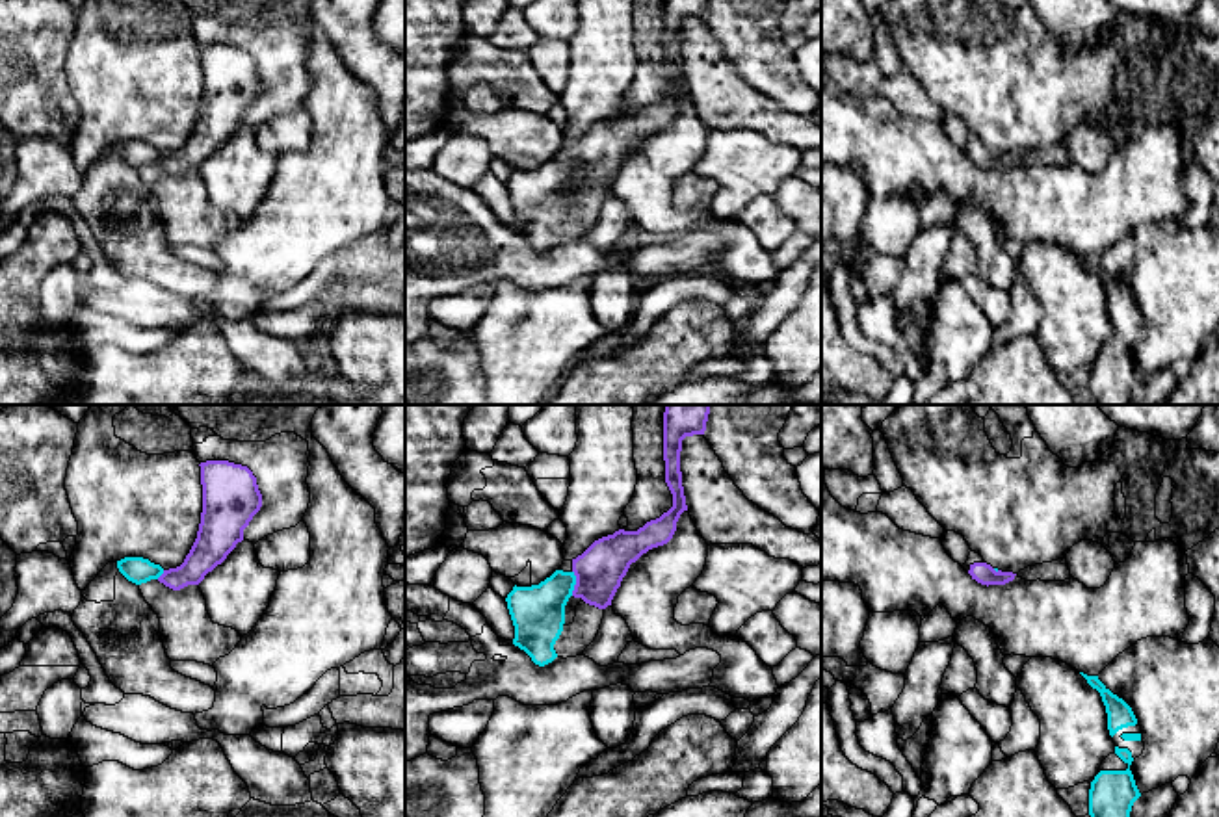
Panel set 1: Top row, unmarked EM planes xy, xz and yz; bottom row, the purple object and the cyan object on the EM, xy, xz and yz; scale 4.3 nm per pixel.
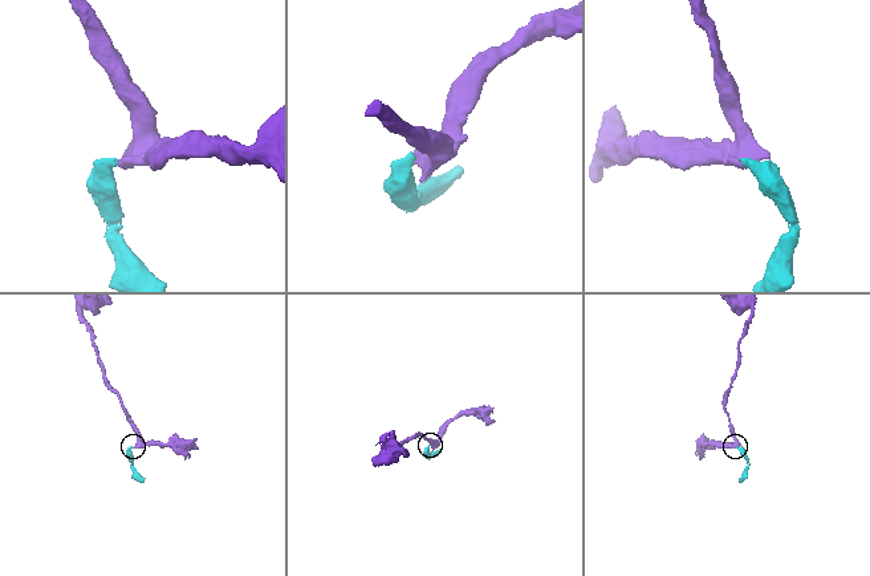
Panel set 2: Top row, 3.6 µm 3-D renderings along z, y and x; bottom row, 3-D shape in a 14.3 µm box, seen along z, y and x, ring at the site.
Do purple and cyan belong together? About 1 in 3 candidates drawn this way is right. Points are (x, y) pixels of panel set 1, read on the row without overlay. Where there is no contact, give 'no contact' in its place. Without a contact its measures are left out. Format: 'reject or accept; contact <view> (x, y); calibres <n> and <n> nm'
accept; contact xz (576, 168); calibres 220 and 240 nm

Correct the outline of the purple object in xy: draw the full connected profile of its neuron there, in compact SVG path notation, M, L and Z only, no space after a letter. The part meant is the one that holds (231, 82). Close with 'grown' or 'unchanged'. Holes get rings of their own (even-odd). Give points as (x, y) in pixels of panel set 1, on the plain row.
M229 45L201 46L203 97L197 123L177 152L164 154L143 141L117 145L119 156L141 169L158 163L173 175L199 169L243 124L243 113L262 91L256 61Z; grown

